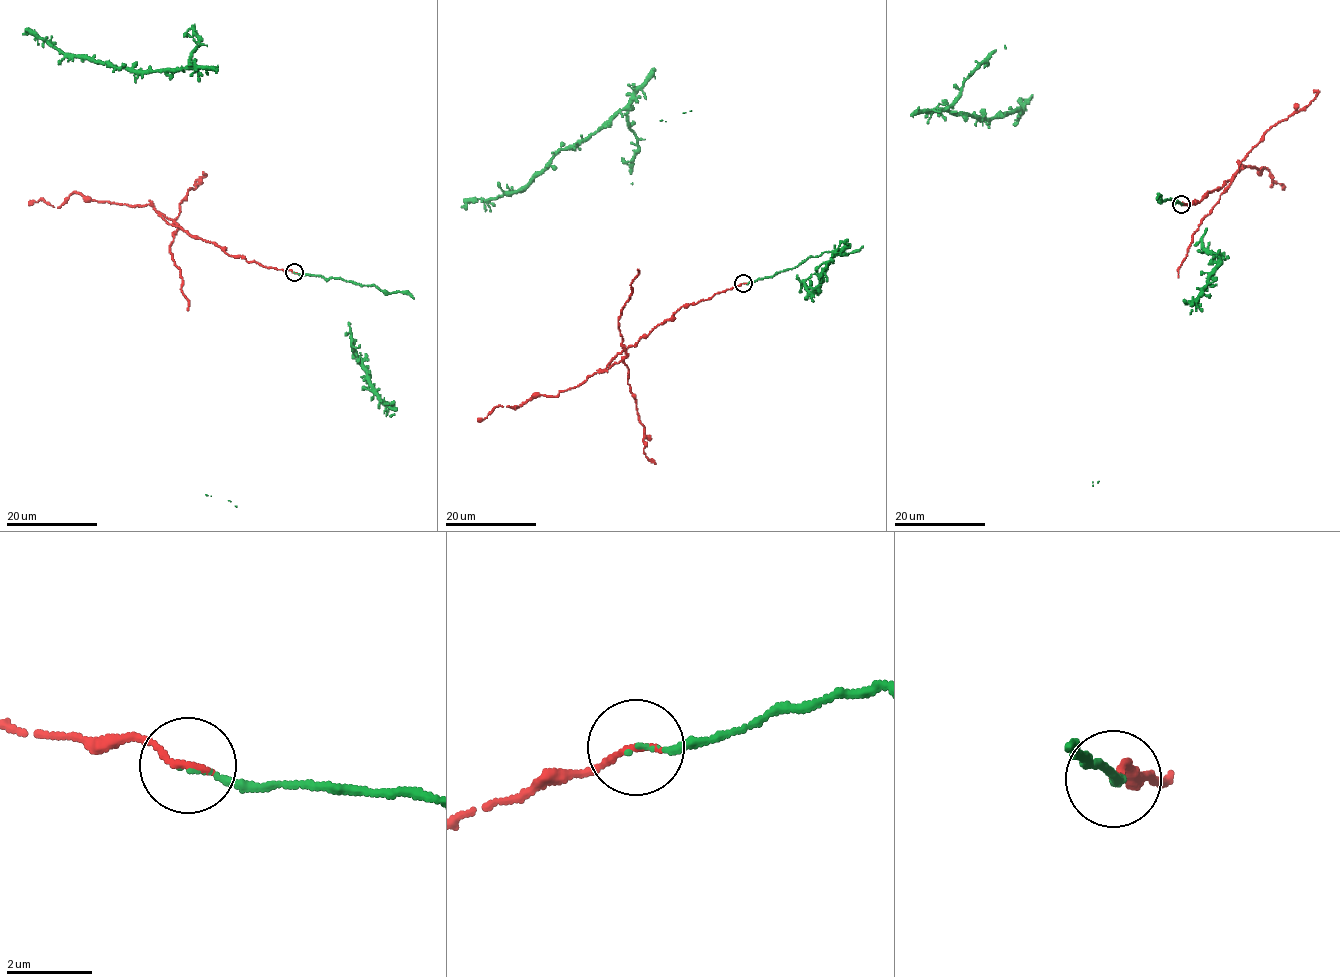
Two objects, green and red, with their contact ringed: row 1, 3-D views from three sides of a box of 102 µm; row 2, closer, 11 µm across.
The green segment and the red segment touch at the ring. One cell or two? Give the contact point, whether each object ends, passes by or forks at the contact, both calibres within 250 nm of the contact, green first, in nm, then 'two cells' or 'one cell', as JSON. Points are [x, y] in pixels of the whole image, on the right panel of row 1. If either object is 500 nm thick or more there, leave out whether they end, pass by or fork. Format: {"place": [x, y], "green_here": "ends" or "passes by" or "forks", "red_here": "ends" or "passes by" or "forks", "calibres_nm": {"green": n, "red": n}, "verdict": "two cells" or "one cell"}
{"place": [1181, 204], "green_here": "ends", "red_here": "ends", "calibres_nm": {"green": 70, "red": 160}, "verdict": "one cell"}

